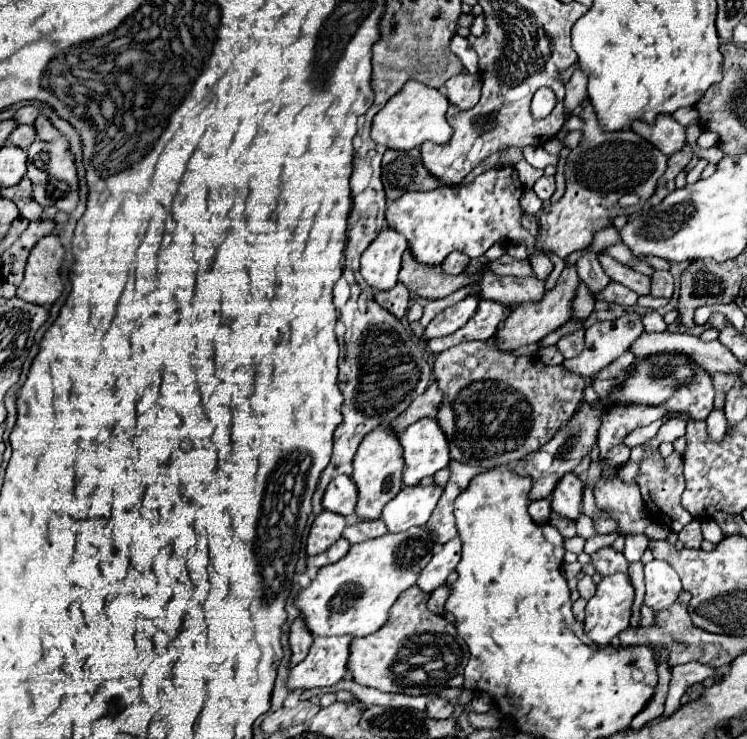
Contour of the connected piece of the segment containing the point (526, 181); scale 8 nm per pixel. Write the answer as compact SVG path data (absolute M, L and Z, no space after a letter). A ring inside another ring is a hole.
M523 159L523 161L519 161L519 163L515 165L515 169L517 169L519 179L521 179L521 183L523 183L523 187L525 187L525 189L531 189L531 187L533 187L533 183L543 175L543 169L535 169L535 167L531 167L525 159Z

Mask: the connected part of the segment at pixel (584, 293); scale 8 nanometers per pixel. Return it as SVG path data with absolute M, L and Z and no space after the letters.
M579 281L579 287L575 291L575 297L571 301L571 321L585 321L591 311L593 311L593 305L595 305L595 299L593 295L589 293L587 285L583 281Z

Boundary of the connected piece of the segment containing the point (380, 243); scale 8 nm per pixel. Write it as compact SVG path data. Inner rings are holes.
M381 231L381 235L361 255L361 275L377 291L389 291L397 283L405 237L397 231Z

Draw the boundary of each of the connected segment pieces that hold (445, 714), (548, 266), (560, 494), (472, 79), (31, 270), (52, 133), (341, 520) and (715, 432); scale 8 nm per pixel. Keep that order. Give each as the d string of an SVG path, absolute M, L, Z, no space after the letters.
M433 697L427 703L427 715L433 719L449 719L453 715L453 711L455 711L455 707L449 701L439 699L439 697Z
M535 255L533 257L533 271L535 271L535 277L537 279L547 279L549 273L553 271L551 259L545 257L545 255Z
M567 473L559 483L555 485L551 493L551 511L565 519L577 519L581 515L581 495L583 495L583 483L577 475Z
M461 73L447 81L447 99L459 109L471 109L477 105L481 95L481 75Z
M51 233L39 239L27 259L23 283L17 287L17 297L37 305L53 305L63 291L59 265L63 261L63 247Z
M39 115L39 117L35 119L33 127L35 127L35 131L37 131L37 139L39 139L39 141L55 141L55 139L59 139L59 131L57 131L57 129L47 121L47 117L43 117L43 115Z
M323 511L315 517L309 537L307 537L307 555L317 555L327 551L333 543L337 543L345 529L345 517L333 515L329 511Z
M715 409L709 417L707 417L707 433L713 441L719 441L723 435L725 435L725 429L727 429L727 419L725 419L725 413L723 409Z

